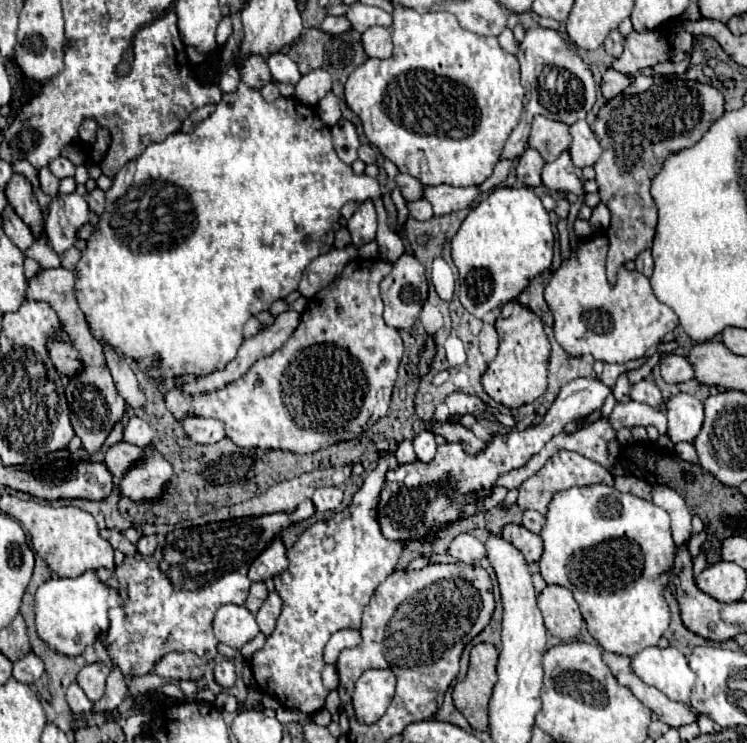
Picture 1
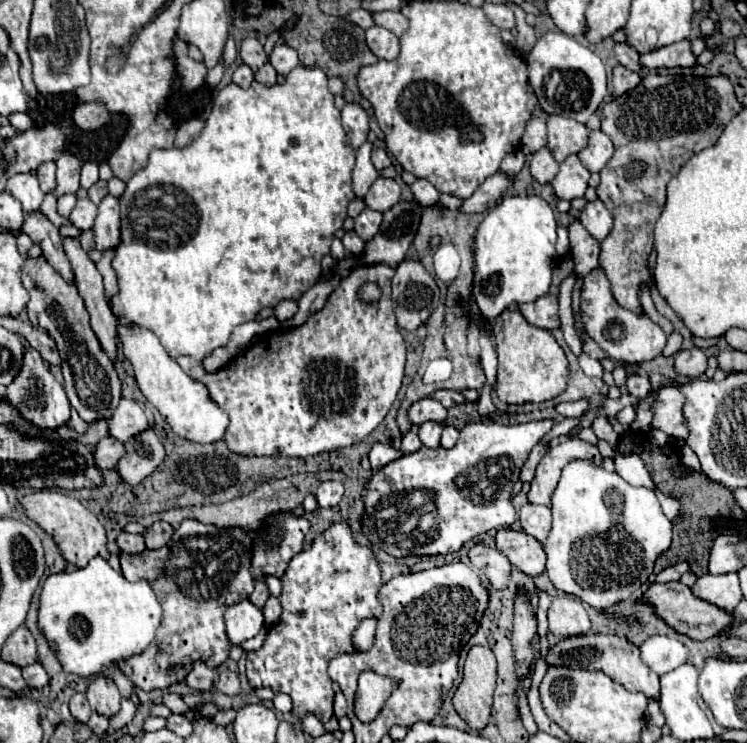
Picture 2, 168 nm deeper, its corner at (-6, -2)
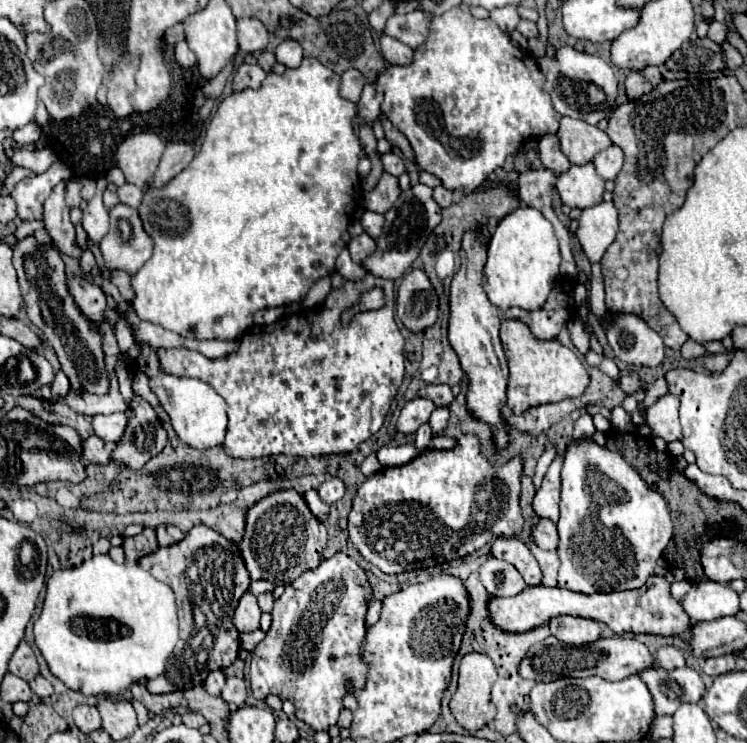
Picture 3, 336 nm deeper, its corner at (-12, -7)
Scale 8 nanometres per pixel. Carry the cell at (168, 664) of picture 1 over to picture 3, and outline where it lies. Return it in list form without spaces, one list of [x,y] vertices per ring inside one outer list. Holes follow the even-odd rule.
[[[212,671],[212,673],[206,677],[206,681],[204,681],[204,689],[206,689],[206,693],[210,693],[210,695],[220,695],[222,687],[224,687],[224,673],[222,673],[222,671]]]

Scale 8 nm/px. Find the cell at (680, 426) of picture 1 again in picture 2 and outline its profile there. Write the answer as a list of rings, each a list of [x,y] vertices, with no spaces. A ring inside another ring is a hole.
[[[662,388],[656,394],[654,400],[654,422],[650,422],[650,428],[658,428],[668,436],[684,438],[688,436],[686,420],[682,414],[684,396],[676,388]]]

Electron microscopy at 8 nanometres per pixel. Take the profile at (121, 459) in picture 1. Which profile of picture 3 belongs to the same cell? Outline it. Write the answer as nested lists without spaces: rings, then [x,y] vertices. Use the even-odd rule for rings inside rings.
[[[90,435],[90,437],[84,441],[84,457],[86,457],[90,463],[100,463],[100,465],[110,463],[114,449],[116,449],[116,443],[102,441],[102,439],[96,437],[96,435]]]

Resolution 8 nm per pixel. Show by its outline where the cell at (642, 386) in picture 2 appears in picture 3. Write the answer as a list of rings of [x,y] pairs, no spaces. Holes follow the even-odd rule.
[[[624,373],[624,375],[620,377],[620,387],[622,387],[624,393],[640,393],[640,391],[646,387],[646,383],[644,383],[642,379],[638,379],[636,375]]]

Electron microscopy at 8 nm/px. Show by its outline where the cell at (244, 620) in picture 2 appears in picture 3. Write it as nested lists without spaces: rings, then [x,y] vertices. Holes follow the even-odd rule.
[[[246,591],[234,611],[232,623],[240,633],[250,633],[250,631],[260,629],[260,615],[262,615],[262,611],[258,607],[256,597],[250,591]]]

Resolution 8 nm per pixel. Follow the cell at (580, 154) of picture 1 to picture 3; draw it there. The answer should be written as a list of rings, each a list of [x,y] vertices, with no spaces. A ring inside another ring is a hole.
[[[610,145],[608,149],[596,153],[594,159],[592,159],[592,163],[596,167],[596,173],[602,179],[616,179],[618,171],[622,169],[622,161],[624,161],[622,149],[616,147],[616,145]]]

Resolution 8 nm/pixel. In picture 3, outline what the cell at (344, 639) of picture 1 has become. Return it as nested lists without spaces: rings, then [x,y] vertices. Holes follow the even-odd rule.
[[[375,600],[370,602],[367,615],[366,615],[366,628],[369,628],[376,624],[376,622],[379,619],[380,613],[382,610],[382,601],[381,600]]]

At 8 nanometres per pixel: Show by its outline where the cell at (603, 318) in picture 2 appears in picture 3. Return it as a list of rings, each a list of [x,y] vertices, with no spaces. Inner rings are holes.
[[[614,313],[614,321],[606,325],[606,339],[614,355],[624,363],[658,367],[664,359],[662,337],[638,315]]]

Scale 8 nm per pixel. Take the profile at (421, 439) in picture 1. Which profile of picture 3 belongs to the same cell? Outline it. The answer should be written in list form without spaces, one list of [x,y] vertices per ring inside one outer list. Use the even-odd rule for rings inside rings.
[[[438,407],[438,409],[432,413],[432,417],[430,417],[428,423],[430,423],[434,435],[438,435],[438,433],[444,431],[444,427],[446,427],[446,423],[448,423],[448,417],[450,417],[448,409],[442,409],[442,407]]]

